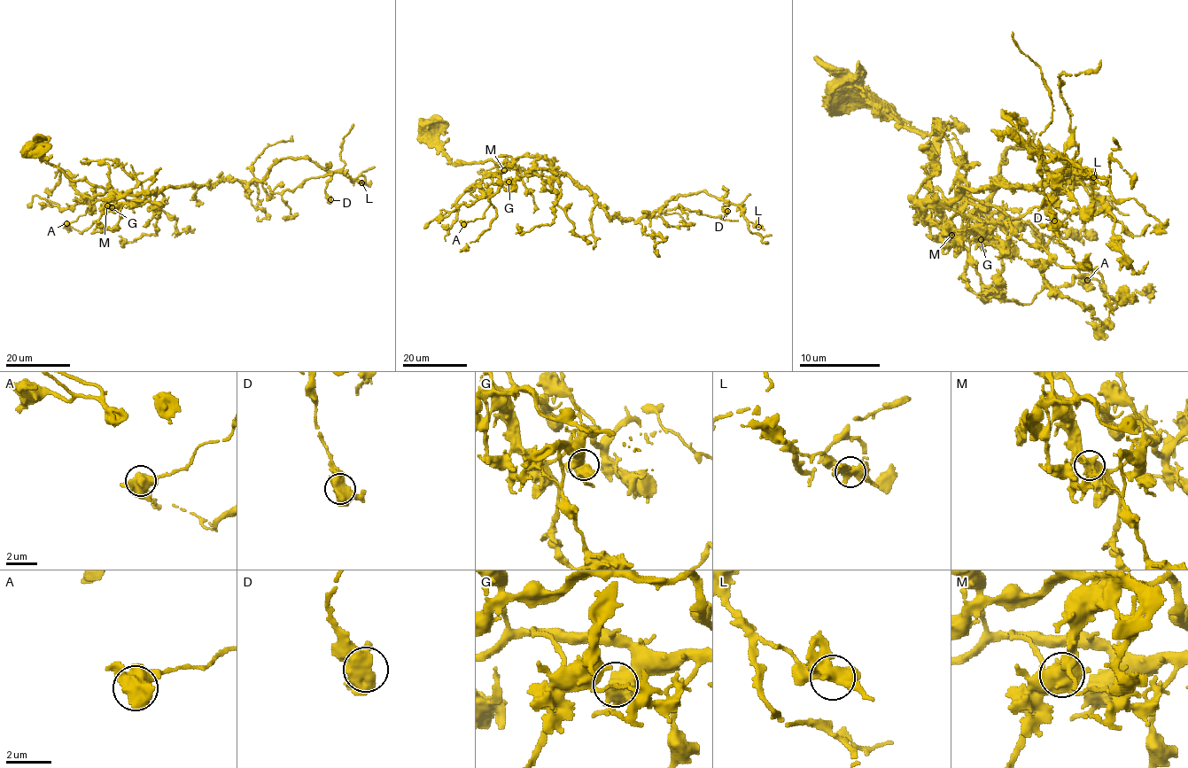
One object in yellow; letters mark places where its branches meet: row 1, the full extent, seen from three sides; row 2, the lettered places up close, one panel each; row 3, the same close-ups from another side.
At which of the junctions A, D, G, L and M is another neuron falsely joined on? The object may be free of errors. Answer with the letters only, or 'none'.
M

